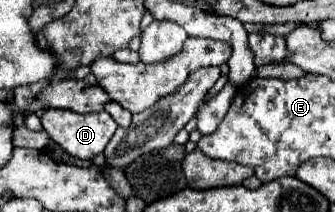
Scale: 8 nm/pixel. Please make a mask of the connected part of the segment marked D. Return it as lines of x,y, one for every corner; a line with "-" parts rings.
48,109
42,115
42,127
44,131
50,135
50,139
54,143
58,143
66,153
70,153
76,159
94,159
96,155
100,155
108,141
112,139
114,131
116,131
116,121
106,113
86,113
86,115
78,115
74,111
66,111
66,109

